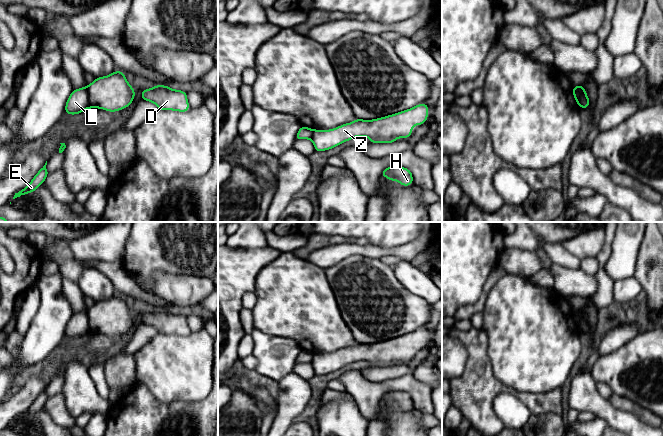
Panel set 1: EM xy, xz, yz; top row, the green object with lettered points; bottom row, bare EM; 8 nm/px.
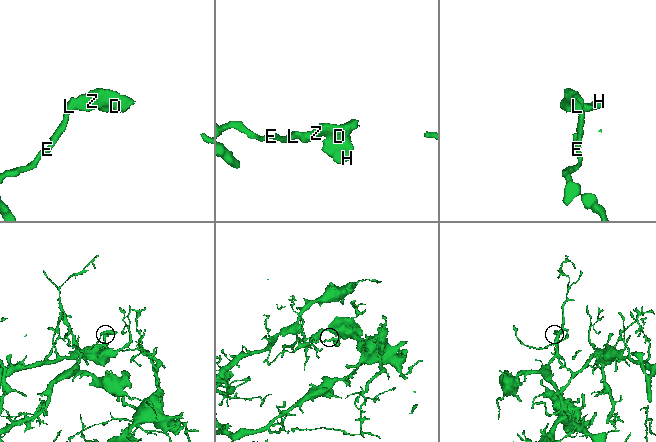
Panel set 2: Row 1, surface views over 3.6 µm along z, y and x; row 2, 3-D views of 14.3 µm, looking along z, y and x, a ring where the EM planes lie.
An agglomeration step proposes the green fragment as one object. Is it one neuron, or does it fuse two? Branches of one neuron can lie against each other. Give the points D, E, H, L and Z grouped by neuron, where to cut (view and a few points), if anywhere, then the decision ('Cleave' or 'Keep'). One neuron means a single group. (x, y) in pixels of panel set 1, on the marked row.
Groups: D H Z / E L. Split along yz (576, 86), (580, 95), (581, 107). Cleave

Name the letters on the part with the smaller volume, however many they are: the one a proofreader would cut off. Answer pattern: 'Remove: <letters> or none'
Remove: D, H, Z

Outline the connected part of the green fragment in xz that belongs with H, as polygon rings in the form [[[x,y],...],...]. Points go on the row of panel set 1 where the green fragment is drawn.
[[[387,167],[380,176],[385,176],[392,181],[399,181],[402,186],[413,184],[412,173],[405,167]]]

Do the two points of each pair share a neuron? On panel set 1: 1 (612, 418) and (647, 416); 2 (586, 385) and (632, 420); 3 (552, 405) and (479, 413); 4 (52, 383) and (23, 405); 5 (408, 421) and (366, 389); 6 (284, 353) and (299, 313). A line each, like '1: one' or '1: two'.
1: two
2: one
3: one
4: two
5: two
6: two

